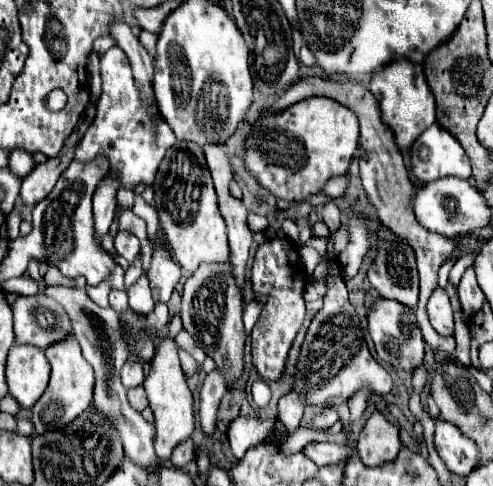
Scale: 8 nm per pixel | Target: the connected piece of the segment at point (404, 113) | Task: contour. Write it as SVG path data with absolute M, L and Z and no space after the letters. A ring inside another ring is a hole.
M409 60L391 62L389 66L373 74L369 90L379 102L381 118L395 134L395 144L399 150L411 148L415 138L419 138L419 134L423 134L423 130L427 130L427 126L435 122L435 98L431 94L431 88L427 86L423 66L419 64L413 64Z

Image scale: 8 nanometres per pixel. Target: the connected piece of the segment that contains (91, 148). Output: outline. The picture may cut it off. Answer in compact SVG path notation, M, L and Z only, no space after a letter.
M119 46L109 48L101 56L101 78L103 78L103 96L97 106L97 116L87 128L81 142L77 144L75 158L79 158L81 162L91 162L99 152L105 152L109 156L111 168L119 170L123 188L133 190L141 182L151 186L159 162L163 160L165 152L175 144L177 138L163 118L159 116L151 118L149 112L143 108L139 90L133 80L129 58Z

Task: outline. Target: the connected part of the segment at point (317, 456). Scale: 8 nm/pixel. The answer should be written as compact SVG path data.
M309 444L305 448L305 454L317 464L317 466L329 466L329 464L339 464L347 462L351 458L351 448L349 446L339 446L339 444Z

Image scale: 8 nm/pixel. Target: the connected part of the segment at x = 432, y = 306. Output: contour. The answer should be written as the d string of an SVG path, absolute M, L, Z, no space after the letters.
M437 288L435 294L431 294L429 304L427 304L429 320L431 326L441 334L441 336L455 336L455 318L453 318L453 308L449 302L449 296L443 288Z

